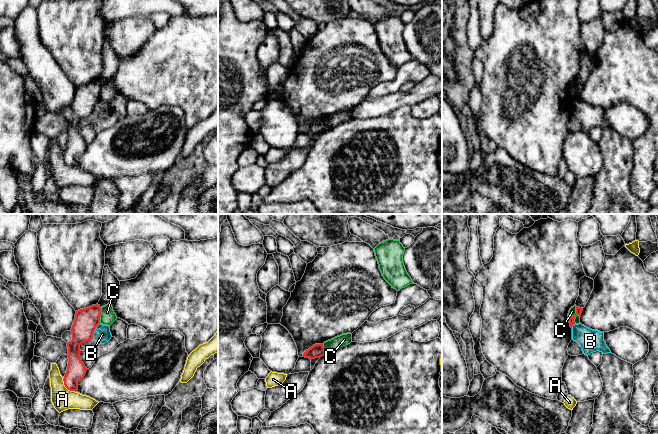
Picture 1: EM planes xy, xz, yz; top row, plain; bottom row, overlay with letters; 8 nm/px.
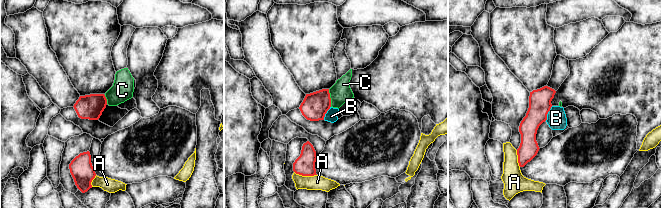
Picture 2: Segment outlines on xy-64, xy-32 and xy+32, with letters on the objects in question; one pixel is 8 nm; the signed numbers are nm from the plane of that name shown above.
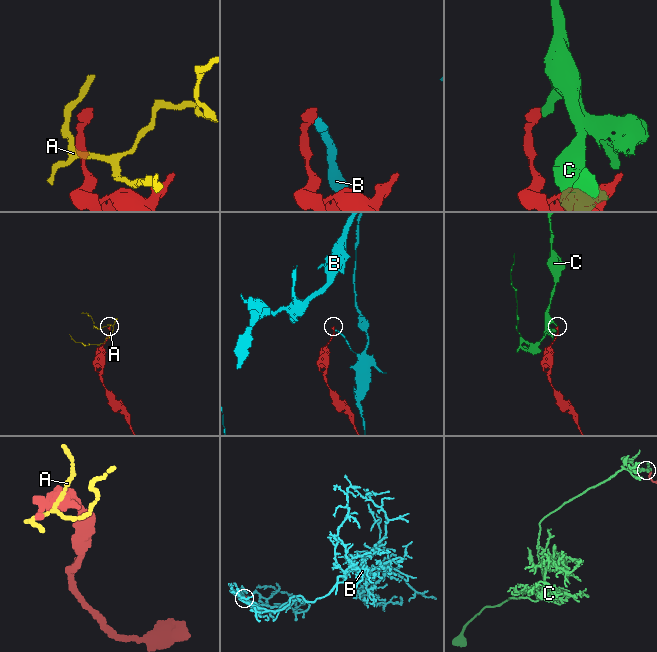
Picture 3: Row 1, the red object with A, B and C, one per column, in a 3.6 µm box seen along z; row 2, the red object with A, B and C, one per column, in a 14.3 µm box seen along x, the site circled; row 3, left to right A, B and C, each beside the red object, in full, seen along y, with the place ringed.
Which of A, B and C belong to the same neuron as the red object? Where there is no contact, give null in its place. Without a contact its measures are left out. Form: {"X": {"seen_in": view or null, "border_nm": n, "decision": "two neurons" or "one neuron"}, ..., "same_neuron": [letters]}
{"A": {"seen_in": "xy", "border_nm": 160, "decision": "two neurons"}, "B": {"seen_in": "xy", "border_nm": 140, "decision": "two neurons"}, "C": {"seen_in": "xy", "border_nm": 140, "decision": "two neurons"}, "same_neuron": []}

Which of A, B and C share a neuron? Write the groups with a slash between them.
A / B / C

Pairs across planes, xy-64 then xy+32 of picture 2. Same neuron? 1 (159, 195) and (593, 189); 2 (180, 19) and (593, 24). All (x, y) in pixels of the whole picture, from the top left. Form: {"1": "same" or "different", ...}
{"1": "same", "2": "different"}

